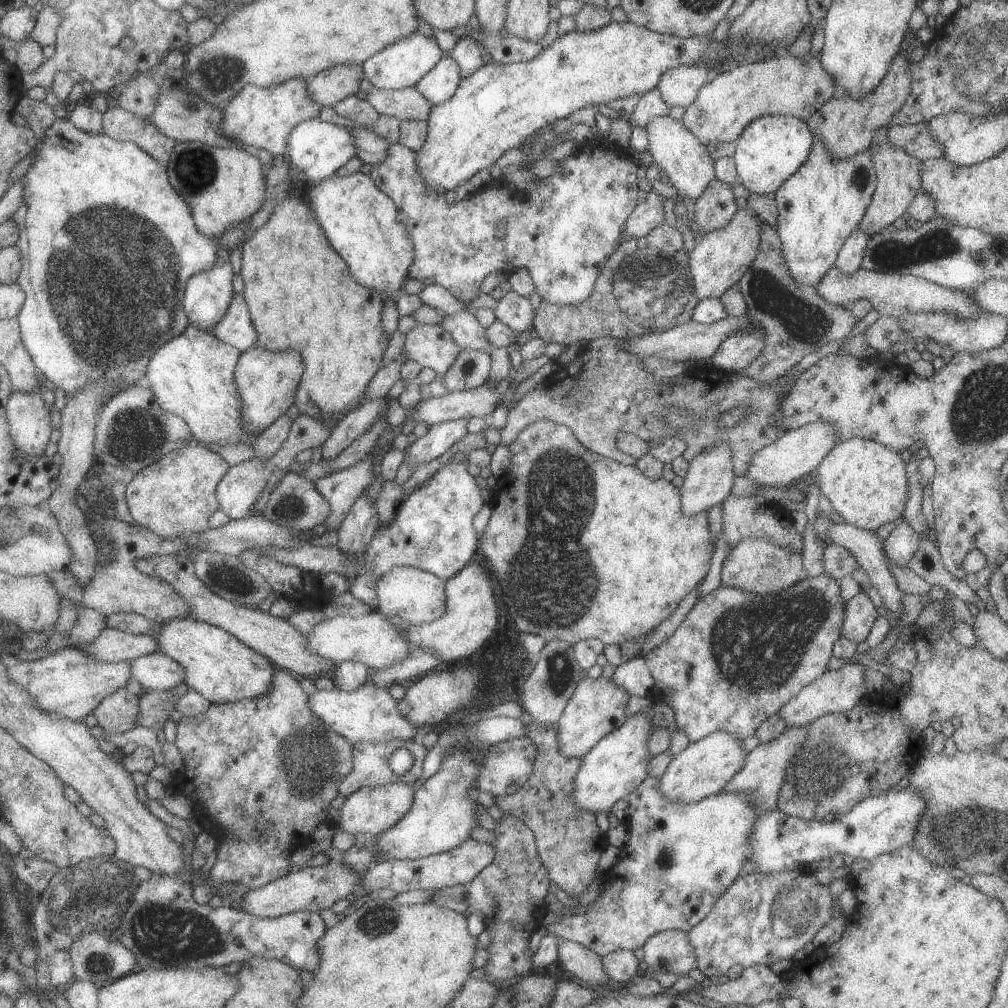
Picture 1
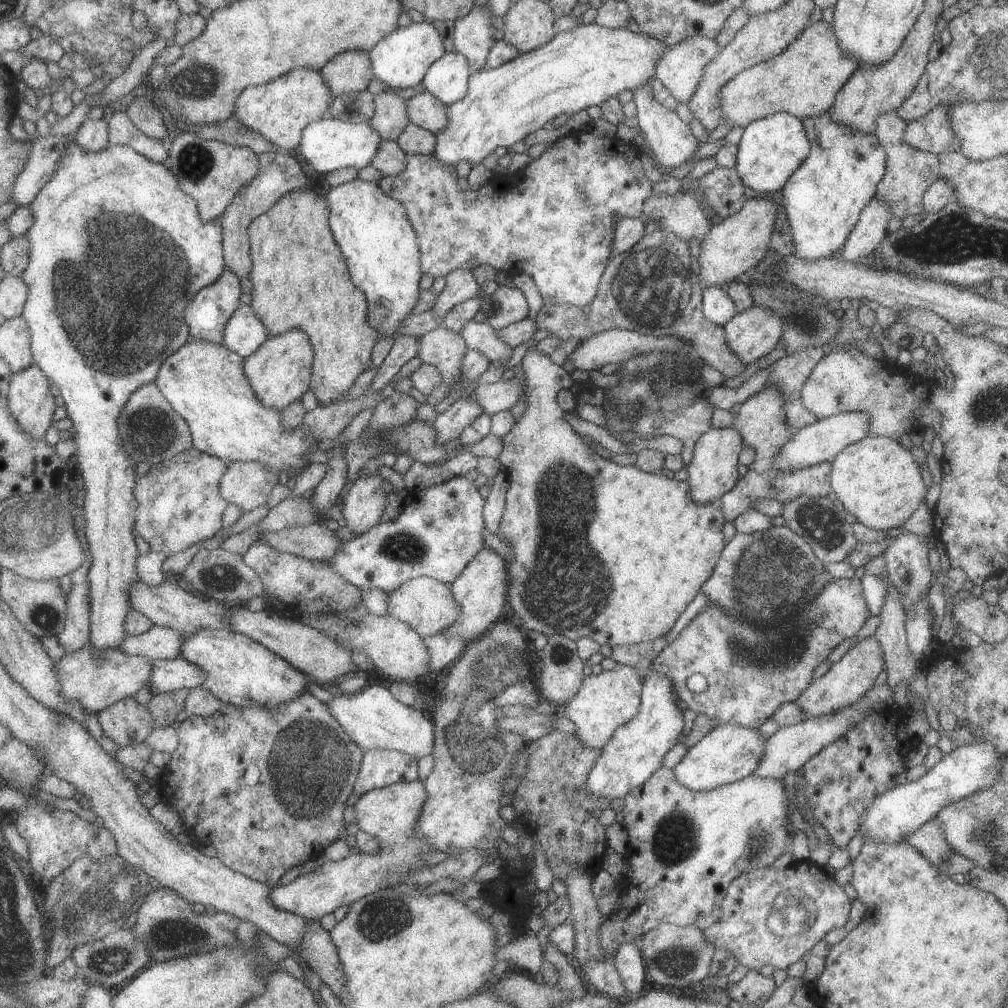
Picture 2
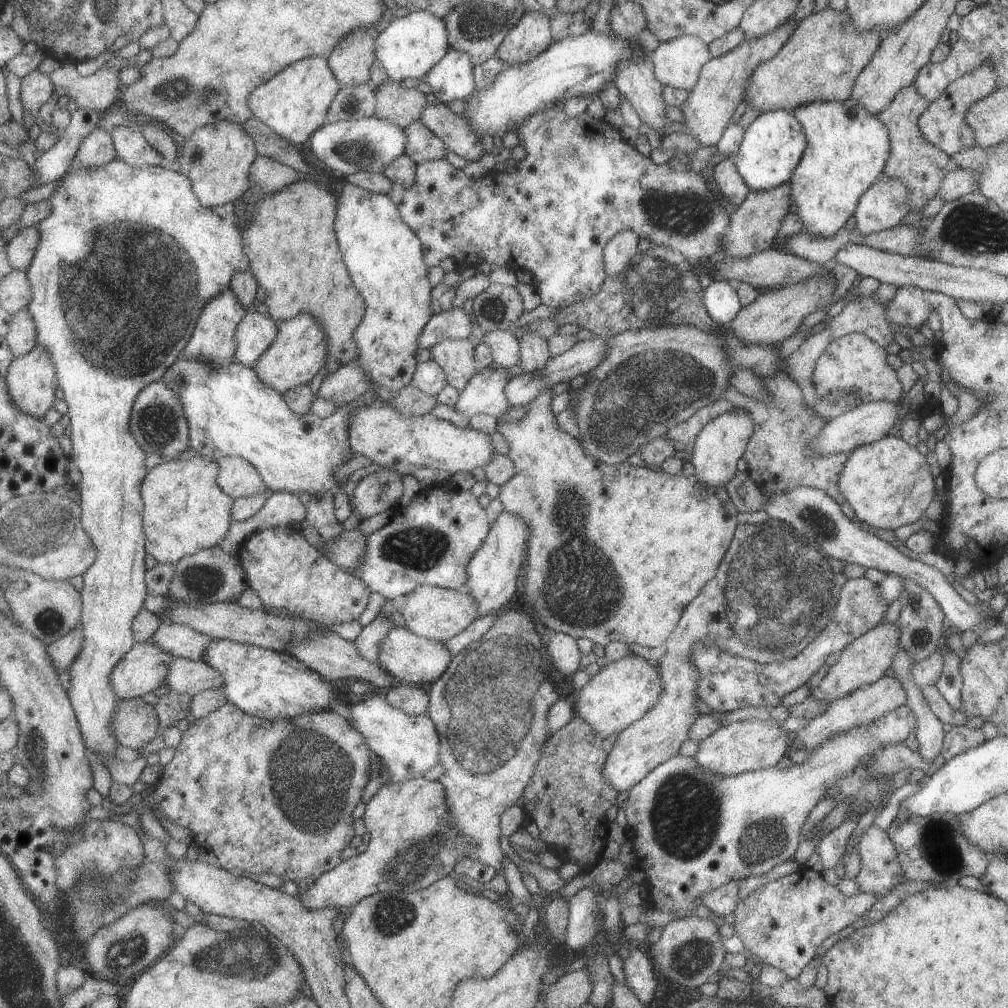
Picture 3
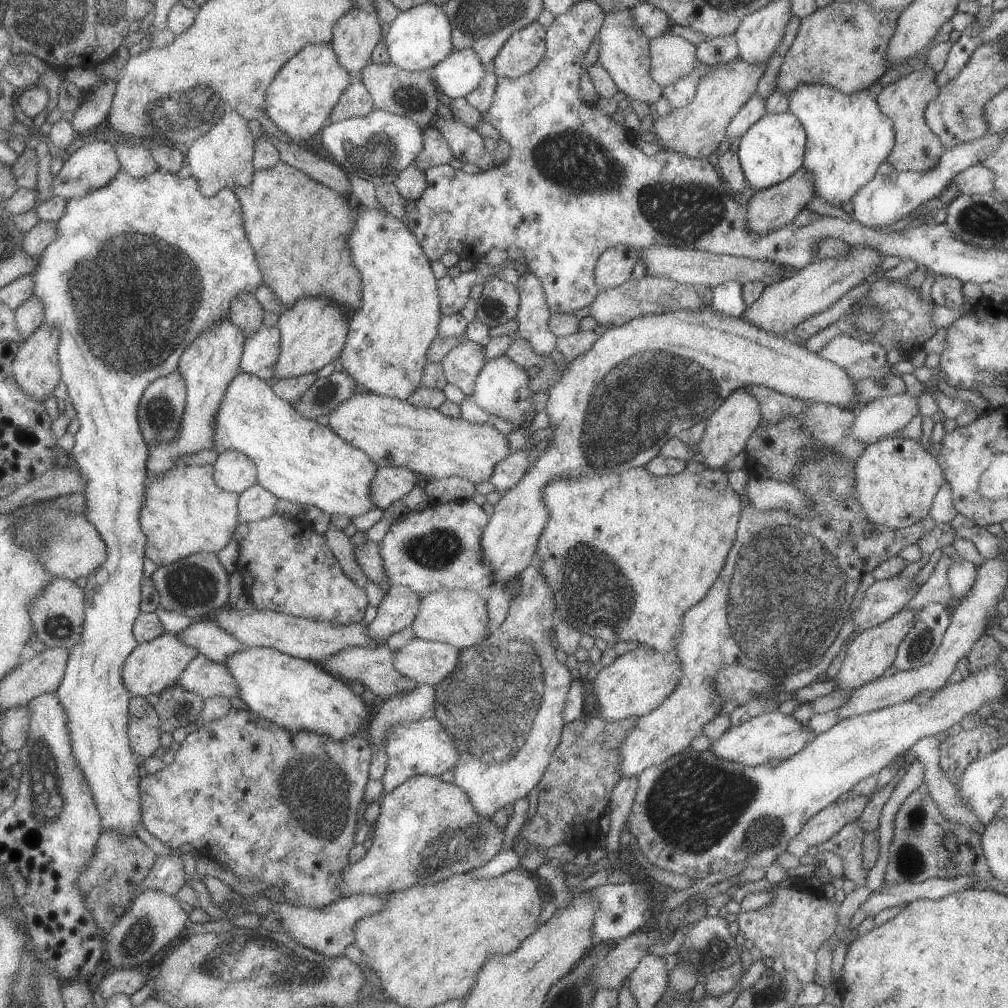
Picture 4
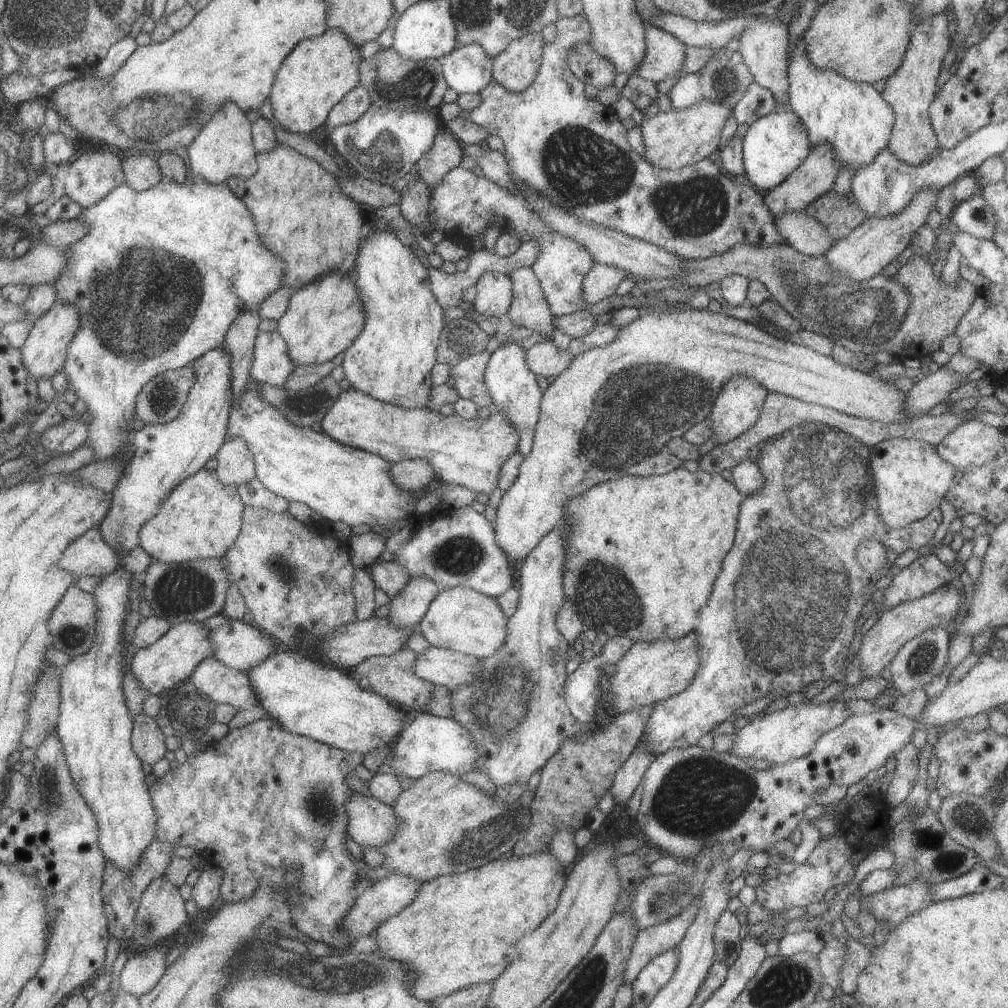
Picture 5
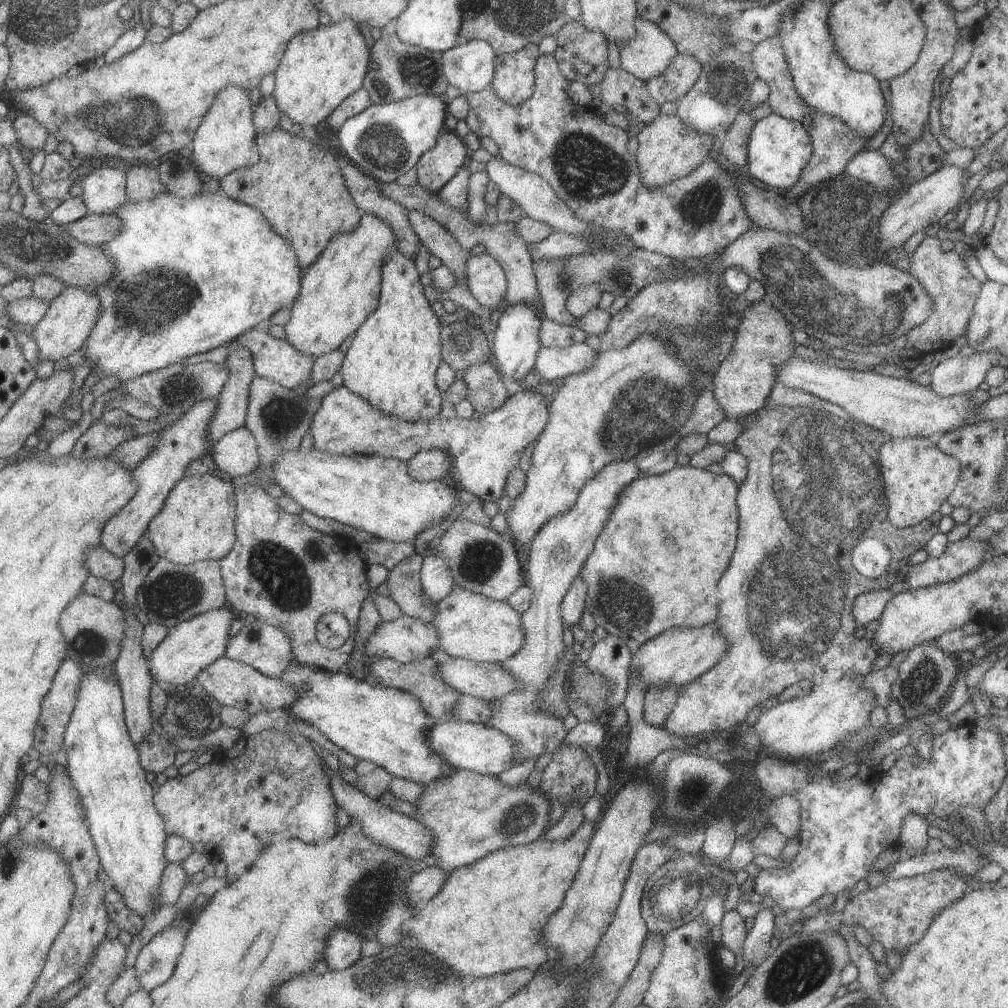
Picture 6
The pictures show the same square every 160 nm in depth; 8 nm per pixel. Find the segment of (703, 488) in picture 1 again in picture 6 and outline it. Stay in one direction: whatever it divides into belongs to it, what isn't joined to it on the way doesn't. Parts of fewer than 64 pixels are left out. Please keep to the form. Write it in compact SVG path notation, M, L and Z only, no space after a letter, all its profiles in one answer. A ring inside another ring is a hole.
M753 302L743 312L735 312L740 317L740 324L735 328L736 340L732 352L718 367L712 380L717 403L724 410L726 419L742 420L758 412L767 404L772 387L776 384L776 368L788 362L796 355L793 324L774 306L762 302Z

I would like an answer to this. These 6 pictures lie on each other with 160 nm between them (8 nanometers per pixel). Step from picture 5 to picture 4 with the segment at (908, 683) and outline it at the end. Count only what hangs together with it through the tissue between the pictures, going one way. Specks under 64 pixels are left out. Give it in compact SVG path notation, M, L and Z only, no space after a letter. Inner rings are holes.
M930 602L928 606L915 611L915 624L897 649L893 671L915 670L932 662L950 625L949 606Z

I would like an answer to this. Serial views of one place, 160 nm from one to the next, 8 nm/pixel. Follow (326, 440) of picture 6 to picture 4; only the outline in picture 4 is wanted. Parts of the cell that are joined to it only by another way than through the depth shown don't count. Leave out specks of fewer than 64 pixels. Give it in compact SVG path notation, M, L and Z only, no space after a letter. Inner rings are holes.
M358 392L330 414L330 428L364 452L377 467L408 468L430 479L459 477L474 485L489 481L496 466L508 458L510 444L492 424L471 424L444 416L437 409L420 408L408 401Z

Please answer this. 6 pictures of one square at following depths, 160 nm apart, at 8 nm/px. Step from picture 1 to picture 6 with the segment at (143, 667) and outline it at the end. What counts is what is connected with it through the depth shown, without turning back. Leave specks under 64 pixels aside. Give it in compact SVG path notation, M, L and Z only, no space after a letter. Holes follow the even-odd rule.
M222 656L213 664L198 672L196 682L199 682L208 695L214 697L221 705L235 707L249 714L257 714L266 710L288 709L296 700L298 692L292 684L286 684L280 679L269 678L246 664Z

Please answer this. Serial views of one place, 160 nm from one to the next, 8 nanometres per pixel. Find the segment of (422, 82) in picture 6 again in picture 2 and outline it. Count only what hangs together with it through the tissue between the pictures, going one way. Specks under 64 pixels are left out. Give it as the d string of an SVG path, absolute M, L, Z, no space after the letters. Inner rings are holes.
M391 90L374 96L375 114L368 122L384 141L396 143L411 124L407 114L407 100Z

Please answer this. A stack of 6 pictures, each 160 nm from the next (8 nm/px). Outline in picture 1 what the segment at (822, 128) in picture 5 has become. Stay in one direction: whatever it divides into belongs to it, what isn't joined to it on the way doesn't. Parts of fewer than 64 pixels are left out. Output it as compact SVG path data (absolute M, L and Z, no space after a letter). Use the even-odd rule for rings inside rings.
M814 138L808 160L774 193L779 210L777 233L793 279L801 285L812 285L815 288L828 269L835 266L840 248L861 224L862 217L872 202L876 185L877 170L869 148L854 156L839 159L833 157L822 139Z

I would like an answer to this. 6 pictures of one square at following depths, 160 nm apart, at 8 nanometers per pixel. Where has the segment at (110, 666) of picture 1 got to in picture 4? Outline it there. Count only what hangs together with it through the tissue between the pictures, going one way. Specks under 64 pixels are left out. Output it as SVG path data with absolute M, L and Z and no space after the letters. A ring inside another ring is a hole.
M165 633L155 640L140 643L124 664L124 685L127 686L133 697L160 694L177 683L184 668L187 668L196 656L199 656L198 652L194 648L186 646L182 640L178 640L178 636L174 633Z

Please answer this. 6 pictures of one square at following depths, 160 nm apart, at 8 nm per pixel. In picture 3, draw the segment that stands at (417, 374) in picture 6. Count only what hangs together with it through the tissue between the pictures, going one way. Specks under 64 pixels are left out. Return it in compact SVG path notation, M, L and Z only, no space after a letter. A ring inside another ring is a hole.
M347 183L342 188L337 202L338 212L334 226L340 242L340 252L348 266L354 287L366 304L364 319L353 334L358 348L356 363L368 372L371 382L376 382L378 386L397 394L404 386L412 383L416 366L419 364L416 354L420 349L416 346L416 340L433 316L430 308L433 289L428 280L429 267L424 262L423 243L402 219L396 202L386 194L375 194Z

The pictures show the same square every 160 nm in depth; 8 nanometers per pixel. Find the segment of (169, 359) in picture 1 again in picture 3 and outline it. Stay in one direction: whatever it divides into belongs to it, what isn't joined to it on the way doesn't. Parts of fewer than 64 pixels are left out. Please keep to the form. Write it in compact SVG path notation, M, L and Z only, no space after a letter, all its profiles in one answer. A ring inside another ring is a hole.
M463 307L433 315L422 328L416 346L419 349L431 348L442 340L469 339L472 337L473 319ZM182 355L167 369L162 380L180 398L189 425L190 447L202 457L216 462L224 456L244 458L260 472L264 484L271 492L278 490L288 490L296 494L308 492L313 498L322 492L331 491L335 496L338 490L345 487L336 480L336 469L350 460L351 446L348 437L350 418L359 408L364 406L368 408L368 404L376 400L376 389L380 388L376 382L370 382L370 386L362 396L358 396L358 400L338 407L331 416L322 419L311 412L304 416L294 414L285 402L283 394L278 394L268 387L268 384L262 383L252 367L246 367L236 360L228 364L216 364L214 360L204 360L204 356L196 356L190 360Z

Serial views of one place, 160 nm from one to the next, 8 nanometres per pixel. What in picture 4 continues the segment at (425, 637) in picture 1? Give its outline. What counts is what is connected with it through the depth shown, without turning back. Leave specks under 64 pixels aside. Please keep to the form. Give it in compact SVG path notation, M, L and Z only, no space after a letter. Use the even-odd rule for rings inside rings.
M710 307L704 308L704 310L676 310L666 313L649 313L648 316L640 316L630 320L628 324L624 324L620 327L610 327L596 342L592 348L585 354L578 356L576 360L572 360L570 364L567 364L568 370L564 372L564 376L560 378L558 384L549 390L548 402L546 402L546 412L550 416L550 428L552 428L552 436L547 439L548 446L544 452L540 452L540 456L536 458L536 462L532 464L532 468L527 470L525 476L510 490L502 494L502 499L498 504L494 506L494 514L489 518L488 525L484 528L481 546L483 559L489 564L495 578L497 585L495 587L502 587L514 577L518 577L529 565L535 564L536 559L536 546L538 546L538 540L542 535L542 530L546 528L548 524L549 511L544 506L544 500L542 500L542 488L548 485L548 482L552 480L558 480L558 478L564 478L564 476L578 477L582 474L594 474L595 471L615 472L622 473L626 470L639 468L645 466L658 457L658 452L662 450L662 446L676 437L678 432L692 428L694 424L702 422L702 420L708 421L711 415L716 412L728 396L732 395L738 388L742 388L749 385L764 386L771 390L781 394L786 394L792 399L799 400L814 400L814 402L822 402L825 404L832 404L840 406L845 410L852 409L852 404L856 400L860 400L856 396L856 380L852 379L852 376L848 376L842 368L836 366L824 358L820 358L817 353L810 352L801 346L800 343L794 342L789 337L776 336L770 332L764 332L760 328L750 324L748 320L744 320L742 317L732 317L720 314Z

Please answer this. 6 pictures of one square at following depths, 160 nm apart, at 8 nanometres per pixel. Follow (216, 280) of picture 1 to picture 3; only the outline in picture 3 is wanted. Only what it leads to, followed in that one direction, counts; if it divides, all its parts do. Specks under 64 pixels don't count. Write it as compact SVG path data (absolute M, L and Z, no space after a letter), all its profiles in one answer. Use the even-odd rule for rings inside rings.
M224 288L220 296L208 300L204 310L200 312L196 325L182 355L184 358L196 358L204 356L204 360L214 360L216 364L228 364L236 359L236 326L240 324L246 314L244 306L238 302L236 294L230 288Z

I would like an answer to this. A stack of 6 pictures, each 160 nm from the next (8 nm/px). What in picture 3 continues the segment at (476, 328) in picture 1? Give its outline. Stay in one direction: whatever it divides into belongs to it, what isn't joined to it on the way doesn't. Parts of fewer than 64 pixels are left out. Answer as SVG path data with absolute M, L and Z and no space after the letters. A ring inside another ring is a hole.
M484 331L482 342L488 344L493 362L506 370L520 363L520 342L509 331Z

